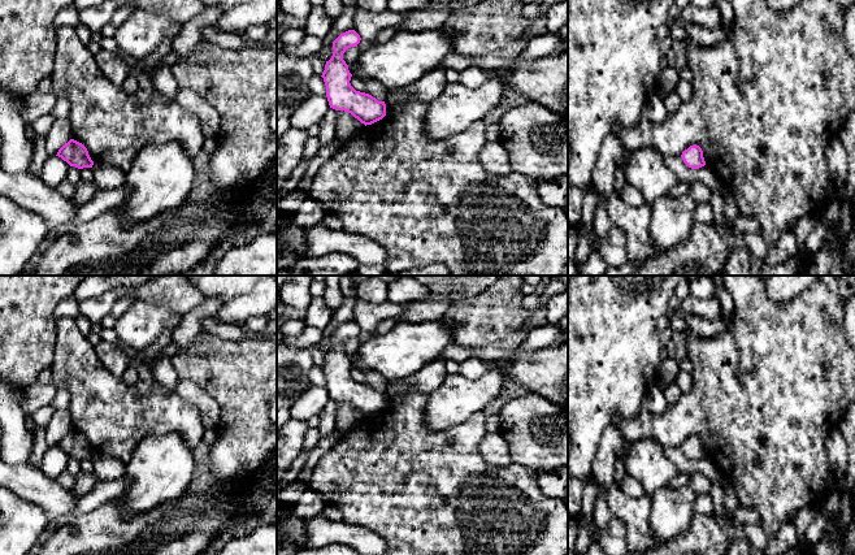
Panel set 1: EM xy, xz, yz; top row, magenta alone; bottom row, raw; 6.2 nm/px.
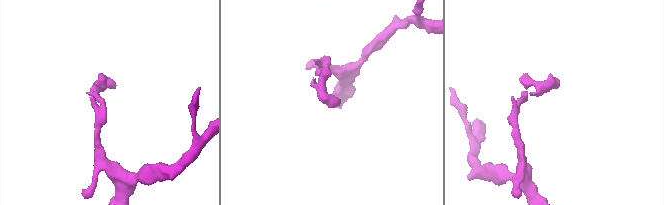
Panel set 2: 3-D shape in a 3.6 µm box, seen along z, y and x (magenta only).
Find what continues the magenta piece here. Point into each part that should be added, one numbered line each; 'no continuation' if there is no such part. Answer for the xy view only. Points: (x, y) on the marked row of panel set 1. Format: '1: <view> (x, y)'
no continuation

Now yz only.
no continuation

